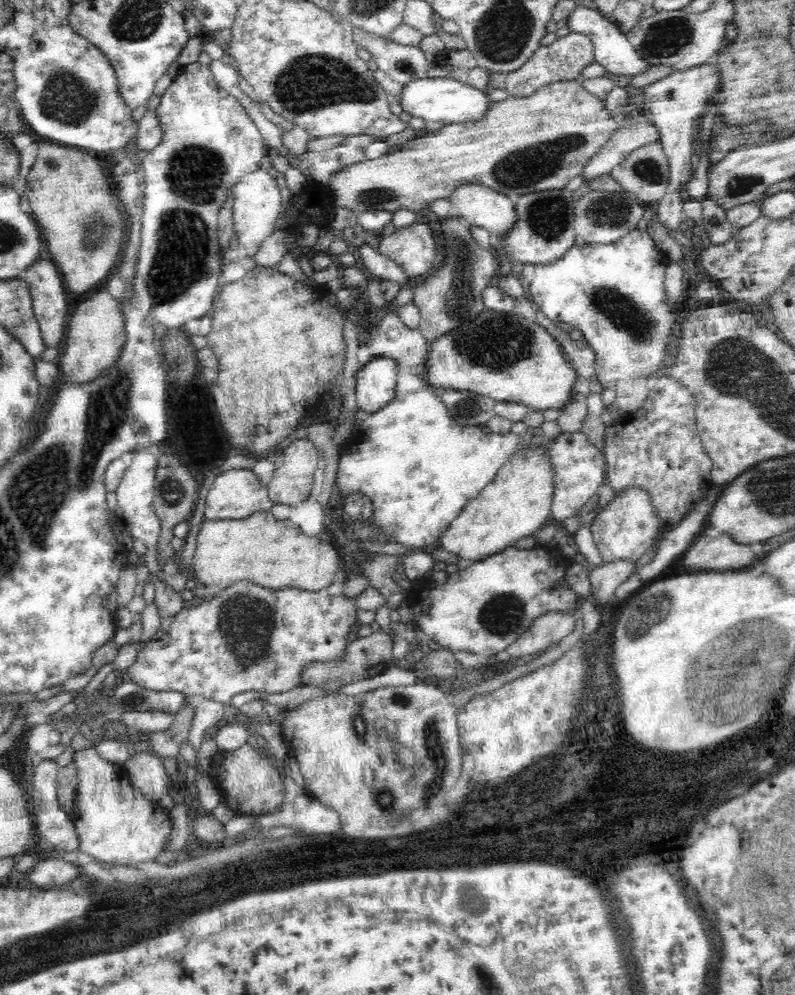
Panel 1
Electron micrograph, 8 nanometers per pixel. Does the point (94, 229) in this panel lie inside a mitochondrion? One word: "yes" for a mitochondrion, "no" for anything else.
yes

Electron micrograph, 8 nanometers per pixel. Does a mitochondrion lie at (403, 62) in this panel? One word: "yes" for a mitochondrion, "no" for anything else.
yes

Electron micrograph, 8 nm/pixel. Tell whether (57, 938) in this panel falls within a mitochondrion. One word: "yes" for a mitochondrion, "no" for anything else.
no

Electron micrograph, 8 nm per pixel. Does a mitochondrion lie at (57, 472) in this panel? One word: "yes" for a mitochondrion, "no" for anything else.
yes

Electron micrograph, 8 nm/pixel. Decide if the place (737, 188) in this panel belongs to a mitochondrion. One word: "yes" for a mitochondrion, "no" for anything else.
yes

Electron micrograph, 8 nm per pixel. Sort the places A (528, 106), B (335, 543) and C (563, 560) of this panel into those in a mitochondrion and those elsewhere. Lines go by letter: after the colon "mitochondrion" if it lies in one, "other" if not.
A: other
B: other
C: other

